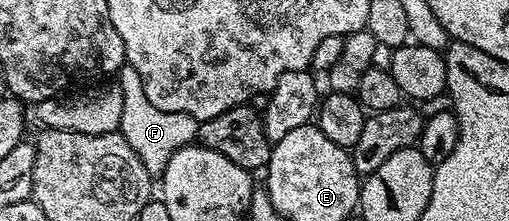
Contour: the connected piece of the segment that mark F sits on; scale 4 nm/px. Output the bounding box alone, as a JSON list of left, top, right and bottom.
[118,64,198,175]

